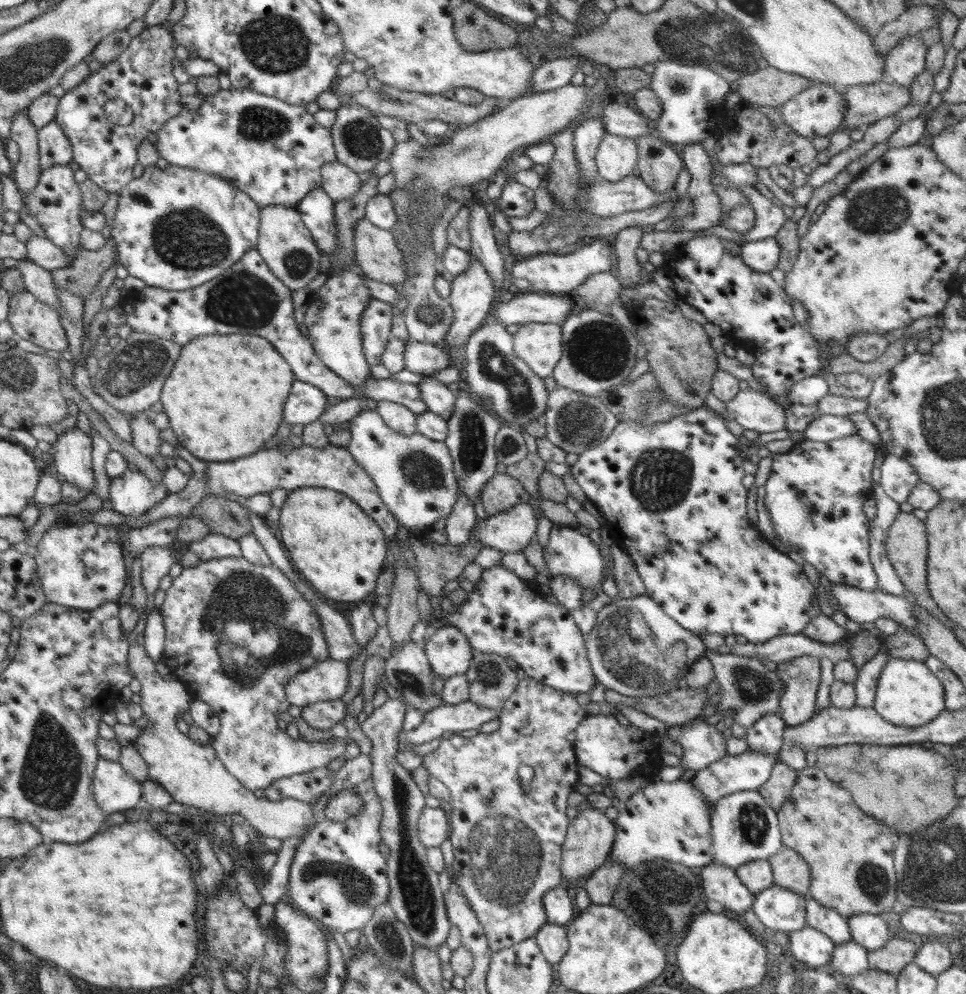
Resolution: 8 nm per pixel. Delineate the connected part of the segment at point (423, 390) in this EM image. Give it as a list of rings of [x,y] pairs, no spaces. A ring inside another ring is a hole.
[[[430,377],[424,378],[418,388],[427,410],[447,421],[452,414],[457,394],[442,382]]]

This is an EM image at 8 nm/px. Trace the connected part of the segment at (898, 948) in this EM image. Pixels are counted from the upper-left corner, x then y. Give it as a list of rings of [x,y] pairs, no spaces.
[[[890,937],[882,948],[867,951],[869,968],[898,975],[907,964],[913,962],[917,949],[913,941]]]

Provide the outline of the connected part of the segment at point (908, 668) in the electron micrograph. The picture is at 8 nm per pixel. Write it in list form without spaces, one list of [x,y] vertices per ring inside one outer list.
[[[892,659],[882,667],[878,677],[873,710],[898,727],[920,727],[937,718],[945,710],[944,687],[941,680],[920,661]]]

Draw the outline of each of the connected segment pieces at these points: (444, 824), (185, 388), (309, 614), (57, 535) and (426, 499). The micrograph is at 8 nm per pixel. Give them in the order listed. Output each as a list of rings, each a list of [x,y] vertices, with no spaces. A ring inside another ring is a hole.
[[[440,807],[423,808],[418,819],[418,838],[426,848],[439,846],[449,838],[450,823],[448,814]]]
[[[208,334],[204,337],[196,337],[189,340],[181,348],[180,358],[175,362],[172,372],[164,381],[164,388],[161,390],[162,398],[159,398],[164,404],[164,414],[170,418],[170,426],[176,433],[176,438],[182,448],[190,451],[196,458],[203,461],[224,462],[242,458],[252,454],[257,449],[262,449],[266,444],[272,443],[276,430],[283,422],[282,408],[284,402],[290,394],[292,384],[295,382],[295,375],[292,374],[290,365],[284,360],[284,357],[266,340],[258,335],[252,334]]]
[[[226,557],[214,558],[209,561],[200,561],[196,566],[190,568],[183,568],[182,574],[178,578],[173,578],[172,586],[166,590],[166,600],[159,608],[162,614],[162,620],[165,627],[166,641],[163,651],[162,662],[169,668],[170,674],[173,678],[177,677],[179,681],[186,686],[186,690],[194,699],[200,699],[206,704],[210,705],[212,710],[218,715],[221,728],[218,734],[212,736],[211,745],[214,747],[216,756],[220,762],[226,767],[226,770],[234,778],[237,778],[248,790],[254,792],[258,788],[268,788],[273,780],[292,776],[293,774],[302,774],[314,769],[321,769],[326,767],[329,762],[335,758],[344,757],[346,754],[353,752],[355,746],[350,738],[338,738],[323,741],[323,742],[308,742],[301,737],[298,740],[292,739],[287,734],[286,730],[278,727],[278,717],[280,712],[288,712],[290,704],[284,692],[286,684],[289,680],[298,673],[304,672],[317,665],[318,662],[323,662],[329,659],[330,652],[328,643],[326,643],[325,635],[322,632],[322,623],[318,619],[318,615],[314,613],[314,607],[306,598],[302,597],[300,591],[294,588],[292,580],[288,579],[279,568],[269,564],[262,566],[261,564],[254,564],[248,562],[244,557]]]
[[[92,521],[76,526],[54,525],[44,532],[36,550],[39,551],[32,551],[32,555],[37,564],[38,578],[47,603],[79,610],[95,610],[105,603],[119,603],[128,574],[122,555],[120,528],[97,525]]]
[[[365,408],[356,418],[346,425],[350,429],[352,439],[346,447],[354,457],[357,465],[360,465],[370,475],[374,484],[378,487],[380,498],[390,509],[392,516],[399,526],[406,527],[409,532],[431,527],[440,518],[446,518],[457,501],[459,486],[453,471],[453,460],[448,447],[440,441],[430,440],[430,437],[422,436],[416,432],[410,436],[394,432],[383,418],[371,408]]]

